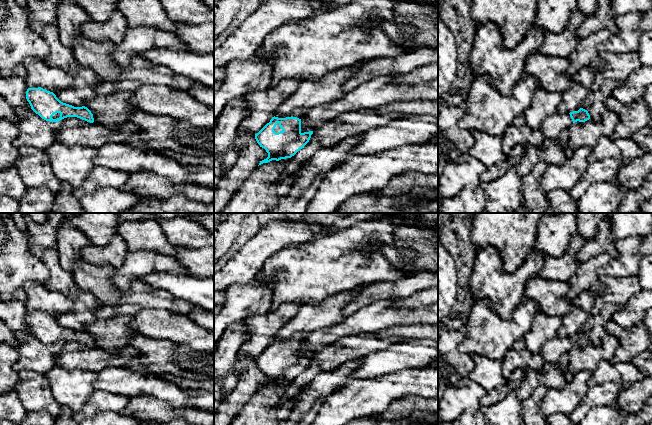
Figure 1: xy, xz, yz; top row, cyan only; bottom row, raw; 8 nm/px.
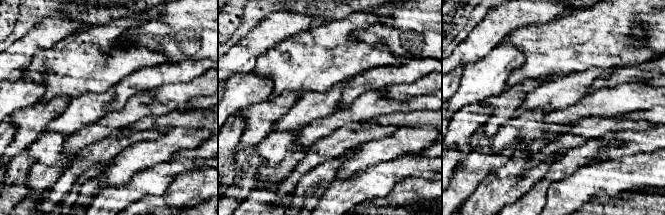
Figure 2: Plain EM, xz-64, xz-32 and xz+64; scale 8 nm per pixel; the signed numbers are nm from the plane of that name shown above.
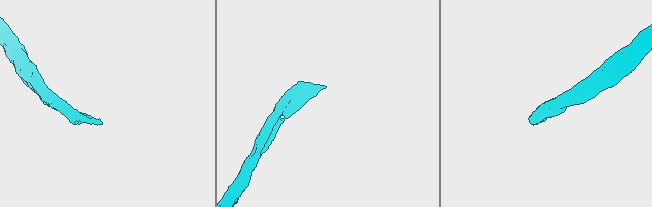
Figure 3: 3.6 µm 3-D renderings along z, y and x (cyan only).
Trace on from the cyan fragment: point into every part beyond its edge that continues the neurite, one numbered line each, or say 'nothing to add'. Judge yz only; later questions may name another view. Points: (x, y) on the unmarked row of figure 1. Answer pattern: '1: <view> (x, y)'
1: yz (552, 351)

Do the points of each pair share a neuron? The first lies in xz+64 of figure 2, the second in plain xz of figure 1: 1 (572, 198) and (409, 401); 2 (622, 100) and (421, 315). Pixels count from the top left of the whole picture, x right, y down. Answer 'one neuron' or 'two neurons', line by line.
1: two neurons
2: one neuron

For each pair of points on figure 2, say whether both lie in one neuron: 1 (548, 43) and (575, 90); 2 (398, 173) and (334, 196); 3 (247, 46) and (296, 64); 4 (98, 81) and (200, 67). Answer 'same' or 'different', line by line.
1: different
2: same
3: different
4: different

